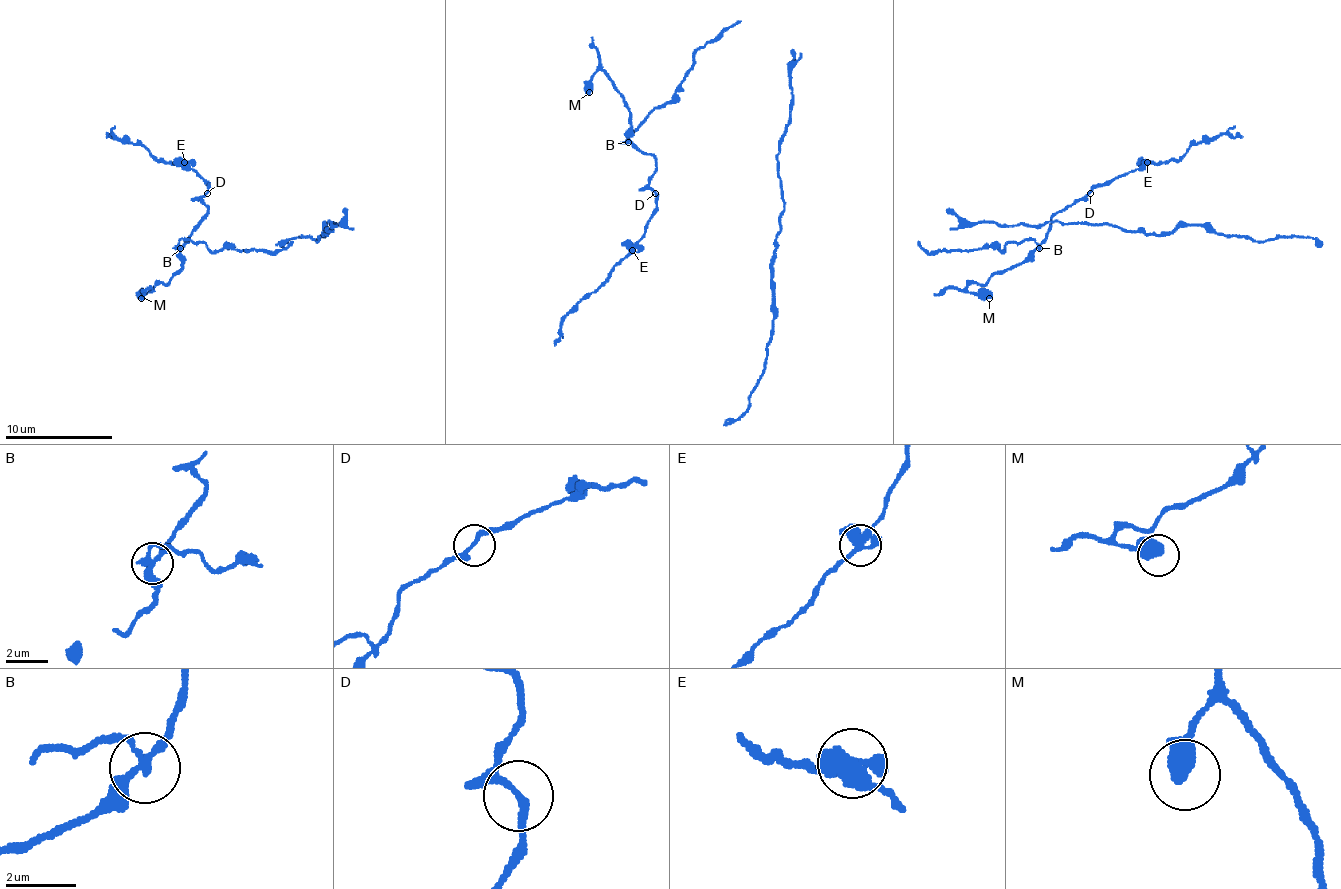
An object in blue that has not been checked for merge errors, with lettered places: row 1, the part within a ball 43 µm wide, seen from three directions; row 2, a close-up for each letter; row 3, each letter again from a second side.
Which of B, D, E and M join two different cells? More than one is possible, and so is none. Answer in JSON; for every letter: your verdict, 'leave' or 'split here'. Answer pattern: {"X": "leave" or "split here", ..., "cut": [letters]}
{"B": "split here", "D": "leave", "E": "split here", "M": "leave", "cut": ["B", "E"]}

